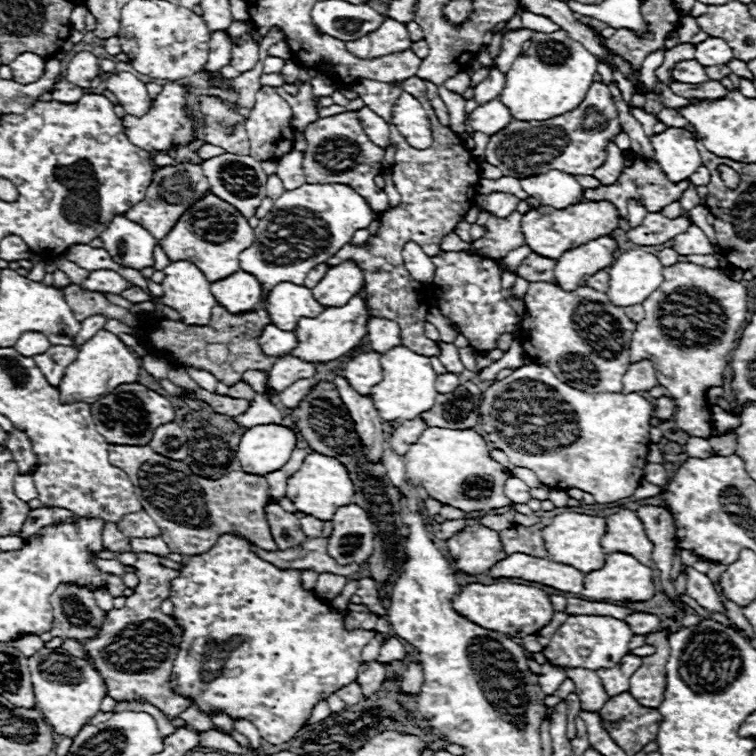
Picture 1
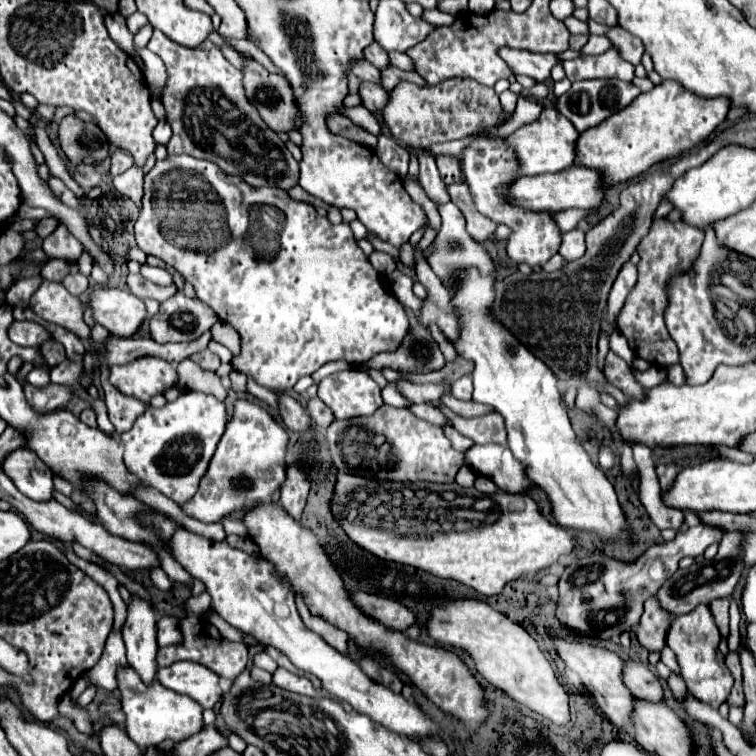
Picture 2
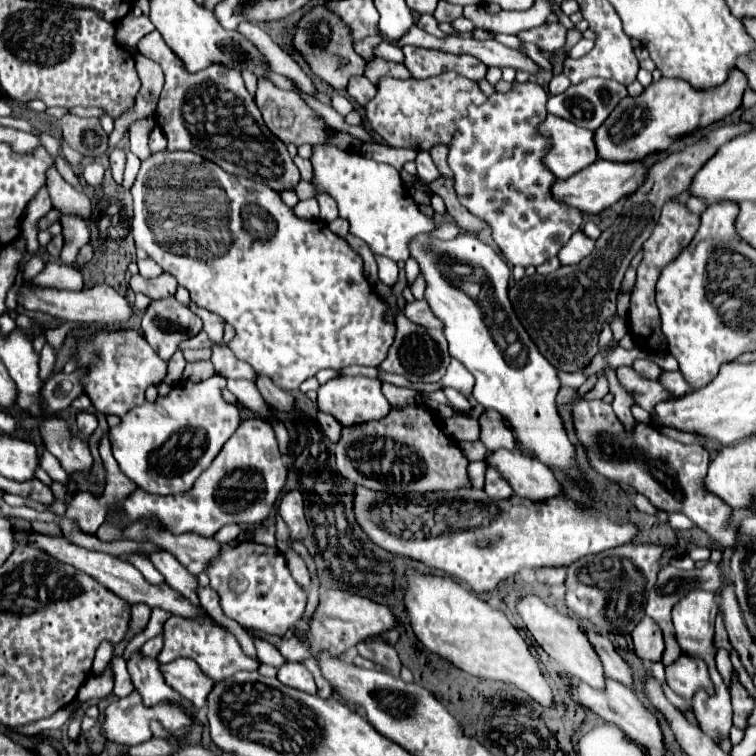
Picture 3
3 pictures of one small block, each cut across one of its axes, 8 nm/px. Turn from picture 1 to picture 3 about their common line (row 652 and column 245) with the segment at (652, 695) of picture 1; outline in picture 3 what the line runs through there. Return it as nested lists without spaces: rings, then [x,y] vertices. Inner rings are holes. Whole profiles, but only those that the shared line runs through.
[[[170,616],[164,624],[164,648],[158,654],[160,664],[168,664],[178,656],[192,658],[196,664],[200,664],[200,670],[212,678],[214,682],[220,682],[222,678],[232,676],[238,670],[258,670],[260,662],[256,658],[250,658],[242,652],[238,640],[234,638],[232,632],[214,626],[214,622],[202,618],[202,620],[188,620],[188,618],[178,618]]]

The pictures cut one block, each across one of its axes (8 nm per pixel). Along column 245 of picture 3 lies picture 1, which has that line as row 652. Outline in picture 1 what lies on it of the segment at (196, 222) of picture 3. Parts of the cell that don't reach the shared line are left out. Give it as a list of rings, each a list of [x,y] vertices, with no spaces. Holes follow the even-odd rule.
[[[224,534],[208,552],[192,556],[184,562],[184,568],[180,570],[180,576],[174,578],[172,588],[170,588],[170,600],[174,604],[174,614],[172,618],[178,622],[178,626],[182,628],[182,640],[178,644],[178,656],[174,660],[174,668],[172,668],[172,690],[180,696],[184,696],[186,700],[190,700],[192,706],[198,706],[206,716],[210,716],[212,712],[224,712],[226,716],[230,716],[232,720],[236,718],[244,718],[250,720],[260,736],[270,742],[270,744],[282,744],[286,740],[290,740],[310,718],[312,708],[318,704],[320,696],[330,696],[334,694],[340,686],[346,686],[350,682],[356,680],[358,676],[358,666],[362,666],[362,648],[368,644],[368,640],[374,638],[374,630],[354,630],[354,632],[346,632],[342,626],[342,616],[334,612],[324,600],[320,600],[318,596],[314,596],[312,592],[306,592],[300,584],[300,572],[298,570],[276,570],[270,562],[260,560],[256,554],[250,552],[250,544],[246,540],[234,538],[230,534]]]

